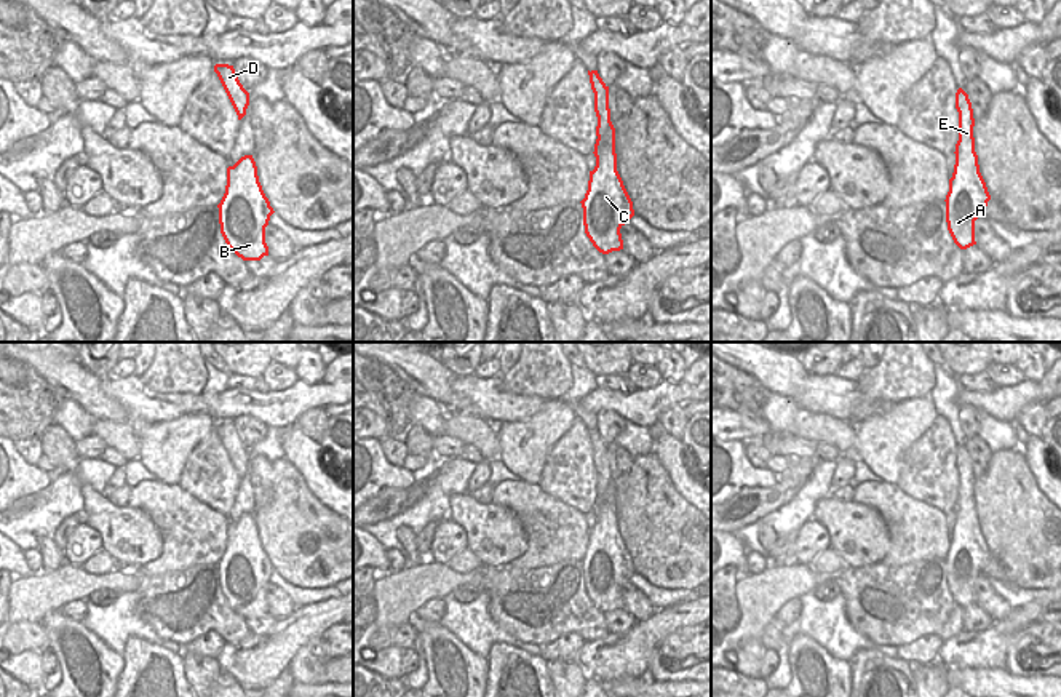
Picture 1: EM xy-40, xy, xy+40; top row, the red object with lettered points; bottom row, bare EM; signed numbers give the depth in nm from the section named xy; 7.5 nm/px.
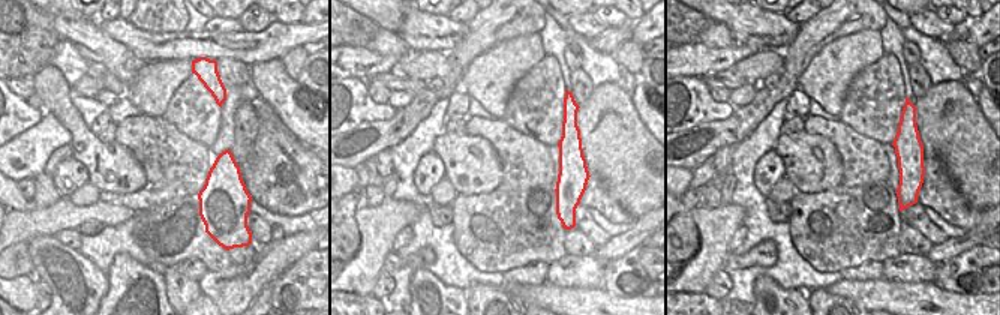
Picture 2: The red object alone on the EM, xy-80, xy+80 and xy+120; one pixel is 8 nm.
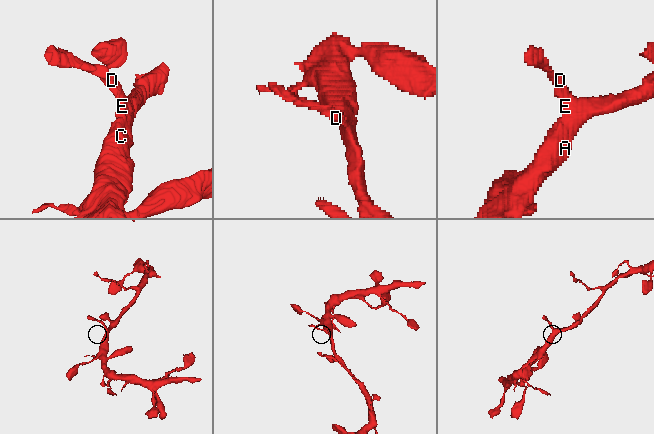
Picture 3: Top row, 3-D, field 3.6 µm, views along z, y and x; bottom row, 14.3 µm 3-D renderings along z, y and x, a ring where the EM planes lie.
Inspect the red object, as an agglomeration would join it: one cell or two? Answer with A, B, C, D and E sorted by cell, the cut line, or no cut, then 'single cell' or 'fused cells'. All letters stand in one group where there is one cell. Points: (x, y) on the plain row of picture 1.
A B C D E; no cut; single cell

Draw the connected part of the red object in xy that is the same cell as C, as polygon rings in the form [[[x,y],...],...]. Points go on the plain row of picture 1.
[[[588,428],[598,475],[594,515],[588,548],[580,560],[585,591],[593,604],[609,612],[623,607],[620,587],[634,574],[633,560],[617,529],[615,486],[610,480],[609,444],[598,428]]]

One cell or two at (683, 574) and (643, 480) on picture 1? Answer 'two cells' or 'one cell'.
one cell

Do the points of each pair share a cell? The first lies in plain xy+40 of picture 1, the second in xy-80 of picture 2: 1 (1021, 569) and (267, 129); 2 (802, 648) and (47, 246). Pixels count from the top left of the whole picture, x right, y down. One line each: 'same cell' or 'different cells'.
1: same cell
2: same cell

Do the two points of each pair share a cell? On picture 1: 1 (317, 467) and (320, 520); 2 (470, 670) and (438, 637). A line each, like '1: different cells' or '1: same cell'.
1: different cells
2: same cell

